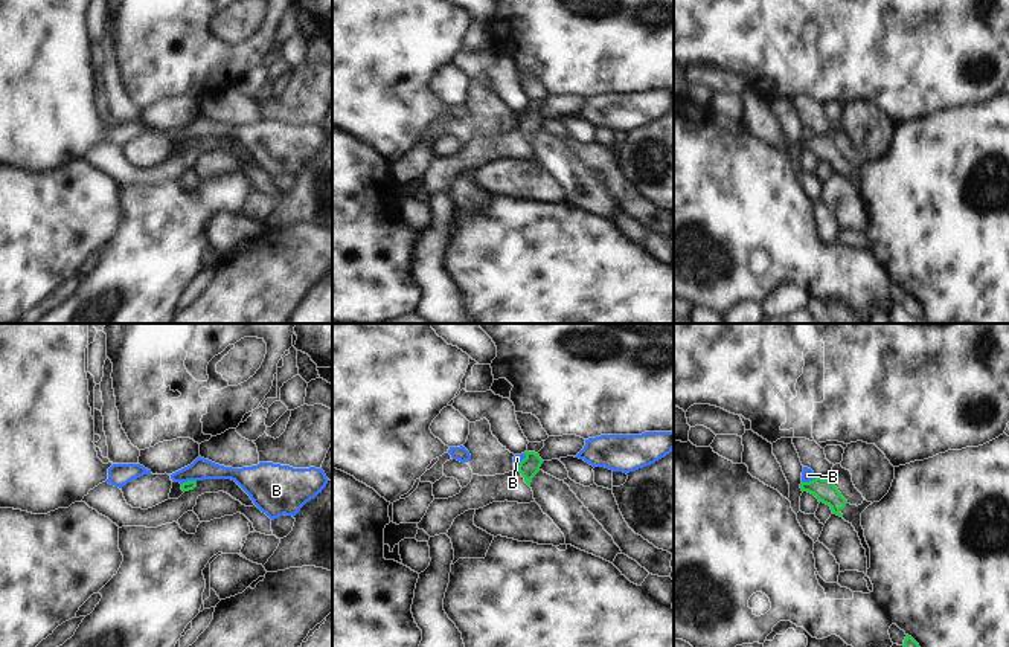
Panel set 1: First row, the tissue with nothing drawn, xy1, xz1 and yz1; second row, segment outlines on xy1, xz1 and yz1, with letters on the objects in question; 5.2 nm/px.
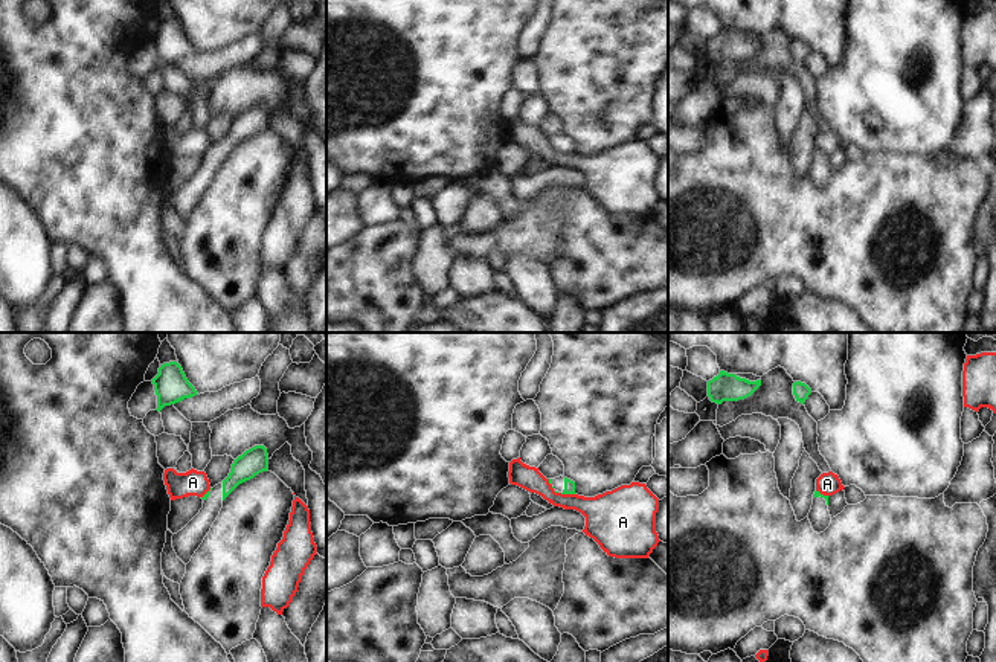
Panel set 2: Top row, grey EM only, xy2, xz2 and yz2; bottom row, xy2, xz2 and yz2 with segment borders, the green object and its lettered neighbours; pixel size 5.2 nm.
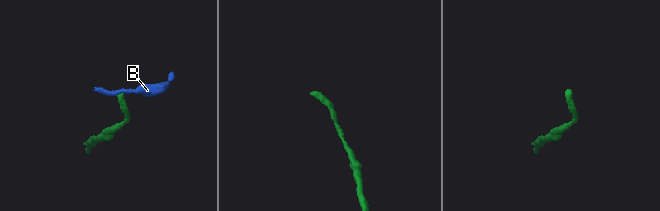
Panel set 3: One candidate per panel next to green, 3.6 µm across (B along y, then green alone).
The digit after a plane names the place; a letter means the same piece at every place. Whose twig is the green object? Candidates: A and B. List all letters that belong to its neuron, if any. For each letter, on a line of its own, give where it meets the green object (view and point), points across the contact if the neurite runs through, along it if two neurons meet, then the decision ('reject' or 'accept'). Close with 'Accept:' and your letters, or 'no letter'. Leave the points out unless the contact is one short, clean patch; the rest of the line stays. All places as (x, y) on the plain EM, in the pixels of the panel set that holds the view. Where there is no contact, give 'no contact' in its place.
A: contact xz2 (568, 151); border xz2 (560, 151), (574, 153); reject
B: contact yz1 (810, 139); border yz1 (816, 136), (802, 141); reject
Accept: no letter

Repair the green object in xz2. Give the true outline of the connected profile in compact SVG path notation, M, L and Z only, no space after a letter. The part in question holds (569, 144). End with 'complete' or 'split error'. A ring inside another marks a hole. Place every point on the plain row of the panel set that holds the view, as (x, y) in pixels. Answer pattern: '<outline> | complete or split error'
M564 134L549 137L549 142L552 143L555 151L575 153L575 140Z | split error

